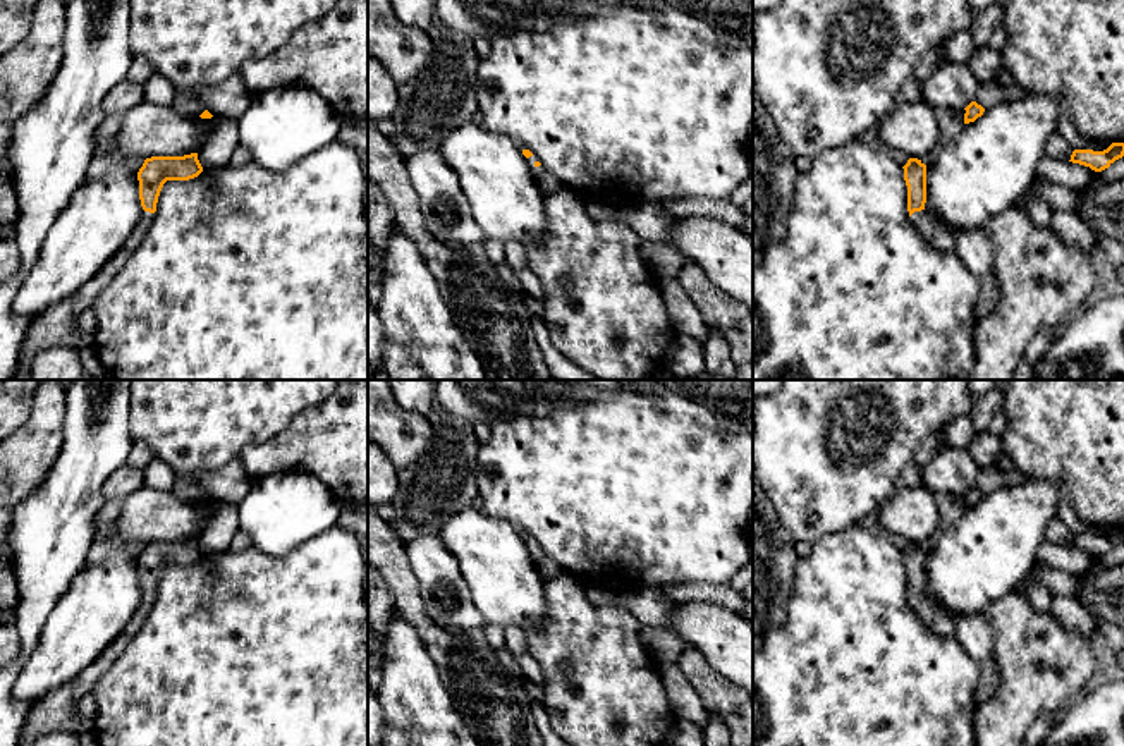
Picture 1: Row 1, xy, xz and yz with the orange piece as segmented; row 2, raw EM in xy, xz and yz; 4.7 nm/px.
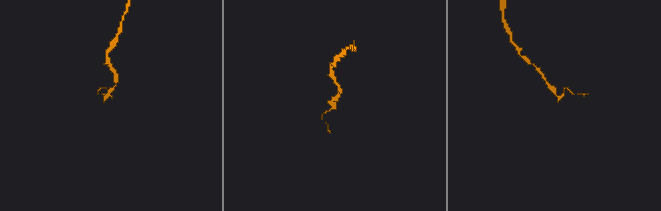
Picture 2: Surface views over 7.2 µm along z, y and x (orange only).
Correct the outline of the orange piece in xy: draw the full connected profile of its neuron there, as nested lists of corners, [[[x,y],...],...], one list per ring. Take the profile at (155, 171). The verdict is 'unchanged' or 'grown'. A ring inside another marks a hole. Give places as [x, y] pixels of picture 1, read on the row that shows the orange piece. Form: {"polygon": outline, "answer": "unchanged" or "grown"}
{"polygon": [[[198,153],[184,156],[151,156],[144,160],[137,172],[143,213],[132,234],[91,282],[34,318],[21,349],[19,371],[29,370],[33,358],[43,349],[53,345],[70,345],[77,349],[82,344],[76,325],[77,316],[91,308],[100,290],[143,242],[155,220],[156,203],[163,184],[167,180],[189,180],[201,172],[203,167],[198,160]]], "answer": "grown"}

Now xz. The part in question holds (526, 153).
{"polygon": [[[522,150],[522,155],[528,162],[529,172],[536,186],[545,196],[562,189],[562,184],[540,163],[536,155],[533,155],[529,150]]], "answer": "grown"}

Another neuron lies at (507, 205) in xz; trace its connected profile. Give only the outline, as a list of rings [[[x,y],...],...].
[[[462,124],[442,139],[438,151],[459,177],[486,239],[528,246],[547,235],[545,194],[509,138]]]

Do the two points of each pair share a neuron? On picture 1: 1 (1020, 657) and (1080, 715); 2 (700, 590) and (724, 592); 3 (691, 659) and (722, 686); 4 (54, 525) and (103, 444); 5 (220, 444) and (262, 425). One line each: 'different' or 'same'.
1: different
2: same
3: same
4: same
5: same

